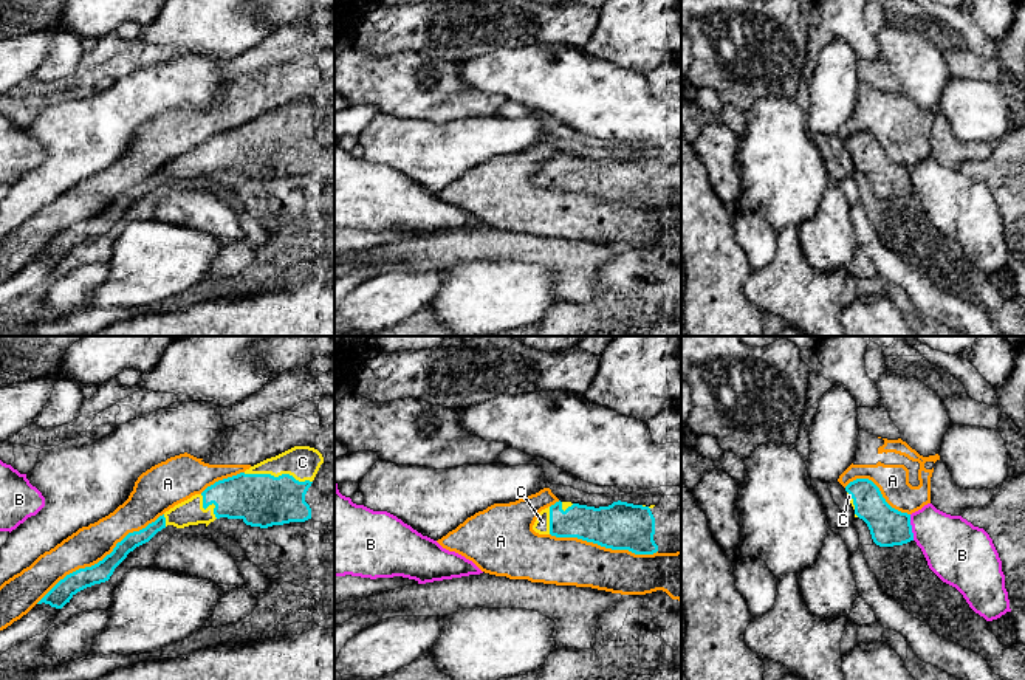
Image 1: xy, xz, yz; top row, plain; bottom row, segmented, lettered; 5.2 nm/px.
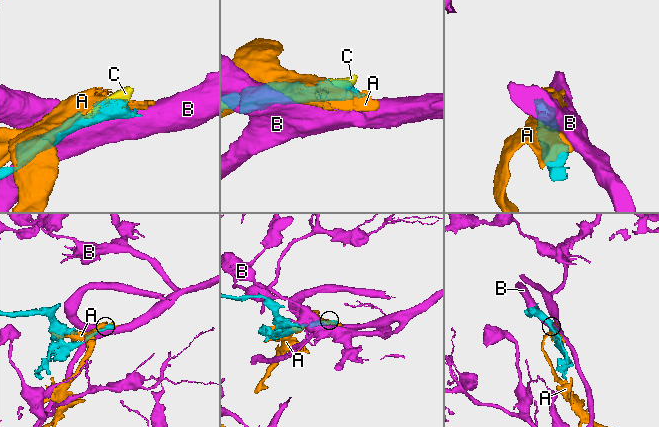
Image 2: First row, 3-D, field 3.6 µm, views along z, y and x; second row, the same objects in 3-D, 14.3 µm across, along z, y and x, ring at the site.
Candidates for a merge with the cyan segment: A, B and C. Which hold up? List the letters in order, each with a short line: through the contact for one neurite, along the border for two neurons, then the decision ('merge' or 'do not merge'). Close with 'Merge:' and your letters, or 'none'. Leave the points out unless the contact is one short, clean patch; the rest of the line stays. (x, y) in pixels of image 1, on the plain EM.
A: do not merge
B: do not merge
C: merge
Merge: C

